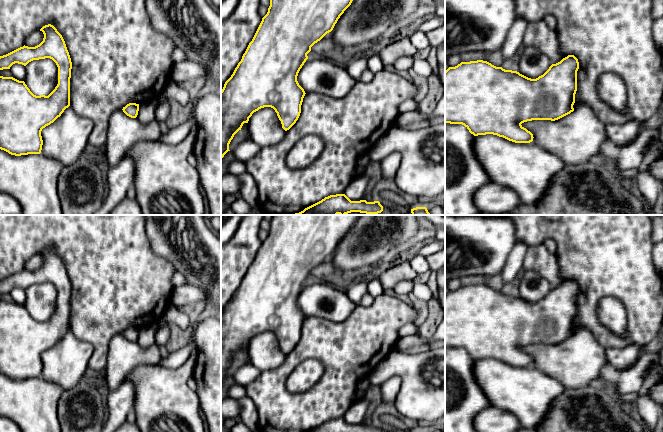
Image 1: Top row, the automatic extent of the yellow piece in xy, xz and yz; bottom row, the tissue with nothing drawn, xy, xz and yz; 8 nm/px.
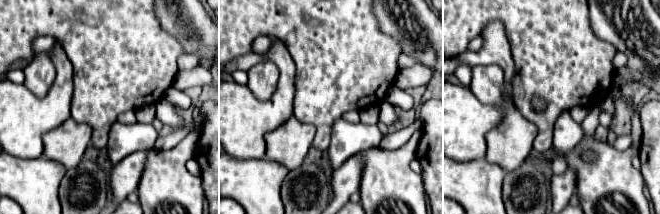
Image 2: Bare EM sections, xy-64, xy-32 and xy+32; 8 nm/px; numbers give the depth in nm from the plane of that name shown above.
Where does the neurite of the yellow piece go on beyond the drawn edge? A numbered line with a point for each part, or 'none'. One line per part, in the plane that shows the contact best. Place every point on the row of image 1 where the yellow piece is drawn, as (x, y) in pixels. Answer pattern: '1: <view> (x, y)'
none

